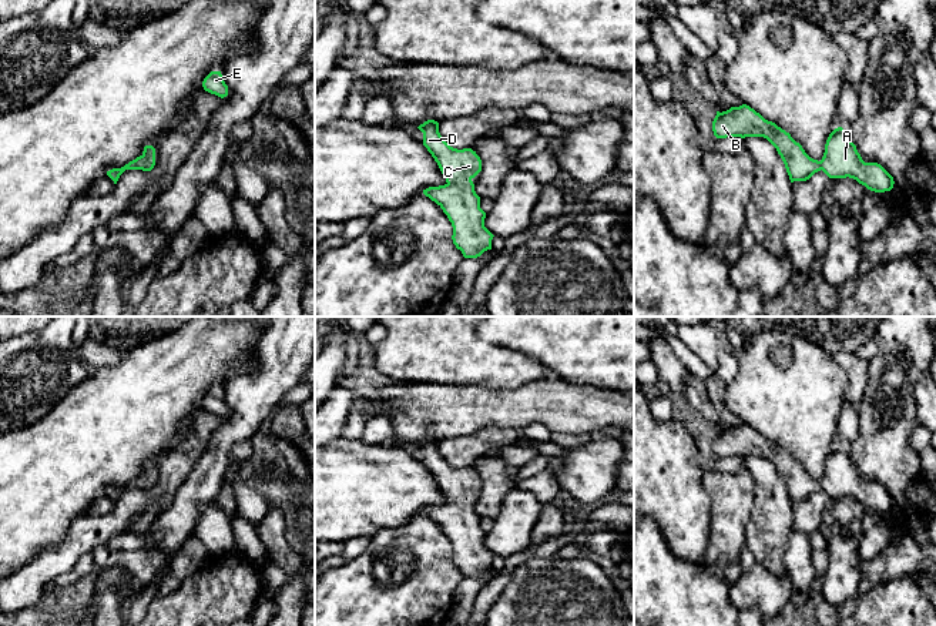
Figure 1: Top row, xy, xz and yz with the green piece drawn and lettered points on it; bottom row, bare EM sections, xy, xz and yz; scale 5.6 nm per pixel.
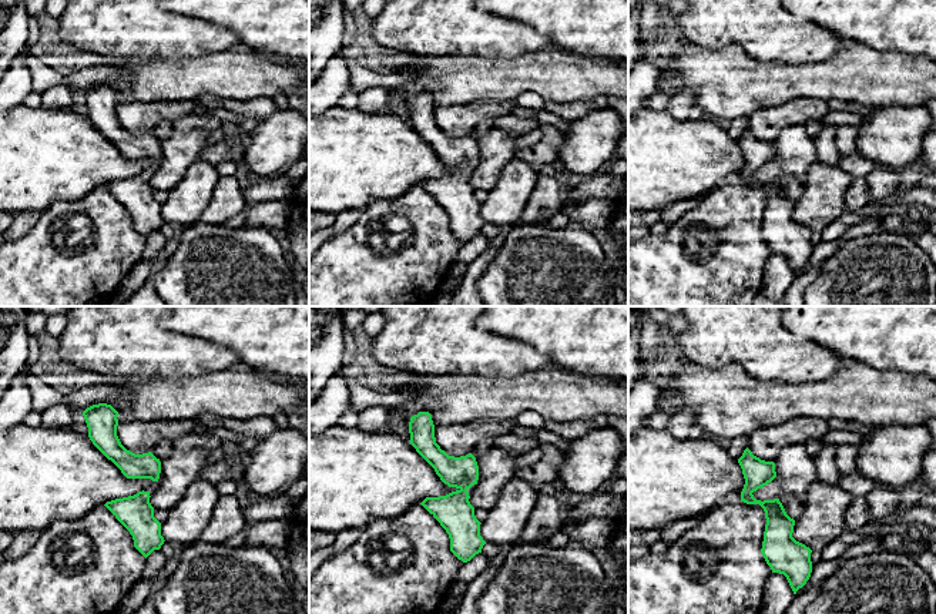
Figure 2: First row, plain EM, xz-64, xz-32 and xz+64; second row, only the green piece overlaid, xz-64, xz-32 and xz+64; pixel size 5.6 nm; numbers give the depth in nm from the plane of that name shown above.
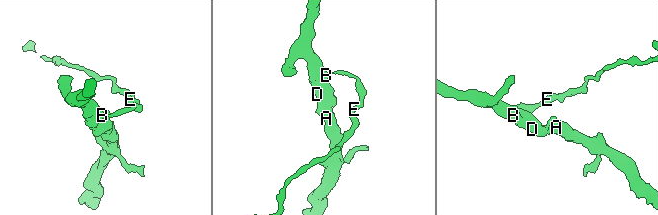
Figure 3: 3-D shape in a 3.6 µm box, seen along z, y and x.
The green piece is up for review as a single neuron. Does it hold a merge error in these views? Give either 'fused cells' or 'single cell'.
single cell

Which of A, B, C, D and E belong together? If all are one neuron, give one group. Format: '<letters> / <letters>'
A B C D E

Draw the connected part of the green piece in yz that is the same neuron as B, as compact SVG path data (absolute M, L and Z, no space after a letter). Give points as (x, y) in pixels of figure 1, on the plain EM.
M747 424L717 431L712 441L717 458L764 456L781 475L791 502L806 501L815 492L823 491L829 498L853 498L868 509L885 512L893 508L893 496L878 482L865 482L851 461L846 449L835 448L825 463L821 481L811 478L789 452L765 439Z

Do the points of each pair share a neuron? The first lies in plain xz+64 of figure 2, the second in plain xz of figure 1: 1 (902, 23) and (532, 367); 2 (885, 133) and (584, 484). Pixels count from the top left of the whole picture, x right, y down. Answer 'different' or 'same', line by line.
1: different
2: same

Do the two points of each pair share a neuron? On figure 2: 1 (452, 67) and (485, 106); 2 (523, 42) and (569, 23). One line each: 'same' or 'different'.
1: different
2: different

